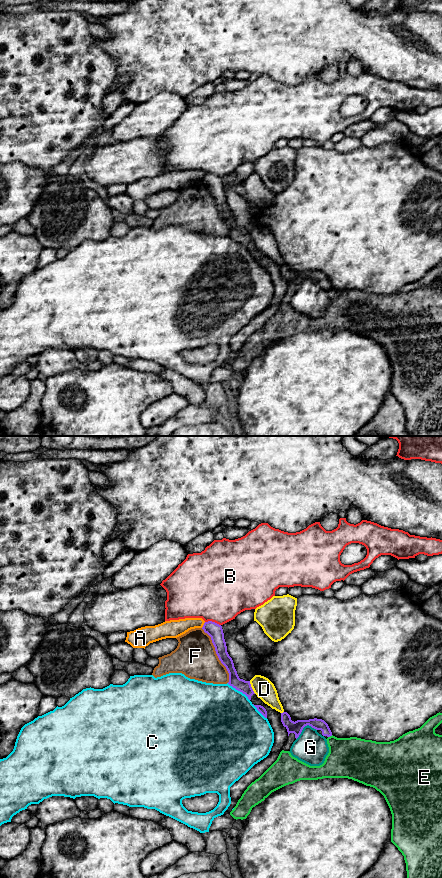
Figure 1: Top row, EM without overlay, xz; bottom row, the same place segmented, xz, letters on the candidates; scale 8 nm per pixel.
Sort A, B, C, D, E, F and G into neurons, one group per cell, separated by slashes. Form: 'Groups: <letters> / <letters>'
Groups: A / B / C / D / E / F / G

